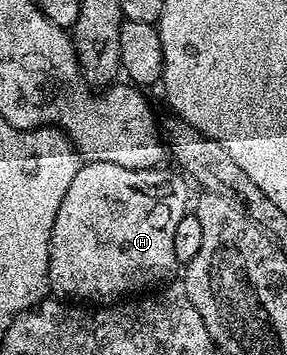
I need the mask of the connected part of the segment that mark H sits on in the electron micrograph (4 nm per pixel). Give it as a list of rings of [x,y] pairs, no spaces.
[[[84,162],[80,166],[77,177],[73,177],[69,190],[65,193],[65,198],[61,200],[61,209],[57,209],[57,221],[53,221],[51,248],[49,249],[49,281],[51,282],[50,290],[56,296],[66,297],[71,301],[82,301],[87,305],[115,305],[124,297],[135,297],[140,293],[150,292],[176,278],[177,264],[173,253],[173,232],[177,230],[181,217],[188,214],[189,211],[189,199],[187,203],[189,183],[178,170],[166,171],[165,168],[166,166],[160,165],[149,169],[125,169],[121,165],[88,162]]]

